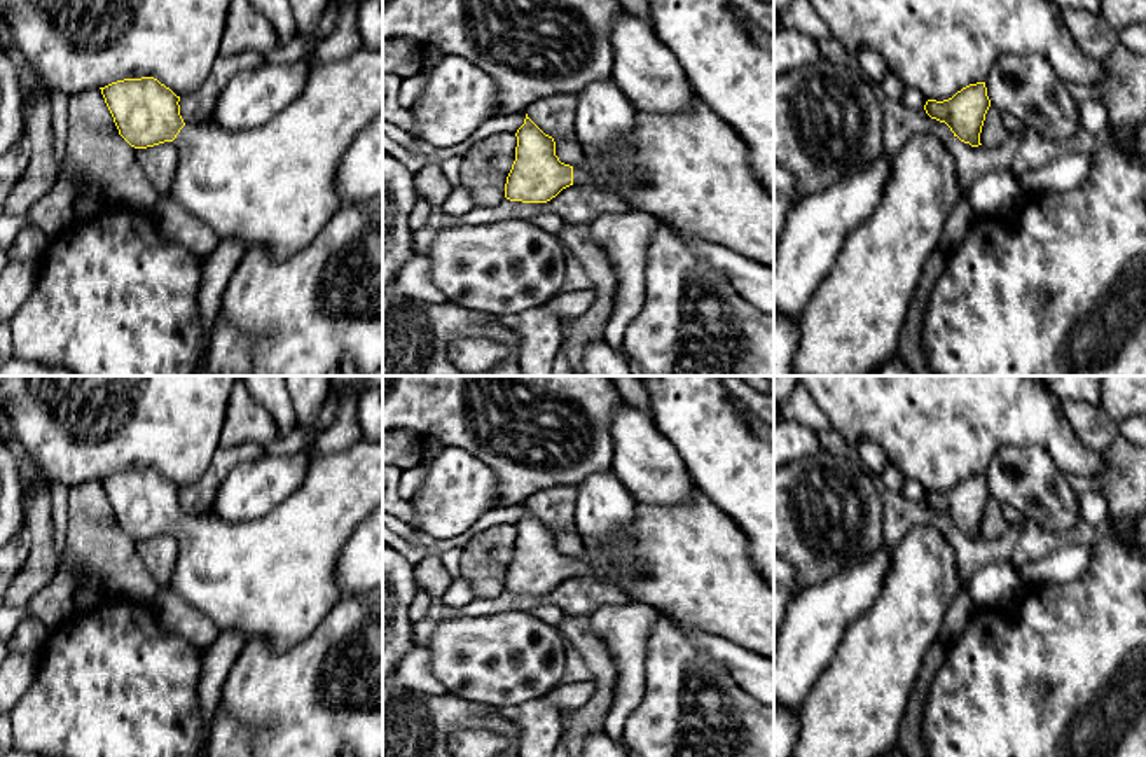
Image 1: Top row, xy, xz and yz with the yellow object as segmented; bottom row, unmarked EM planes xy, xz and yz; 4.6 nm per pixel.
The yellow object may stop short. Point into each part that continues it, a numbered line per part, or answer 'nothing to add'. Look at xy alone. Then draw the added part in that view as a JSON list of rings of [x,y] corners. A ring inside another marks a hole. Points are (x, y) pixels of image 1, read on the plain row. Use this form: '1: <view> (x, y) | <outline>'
1: xy (273, 579) | [[[358,439],[344,451],[313,453],[307,474],[297,491],[271,512],[252,521],[225,521],[206,512],[189,516],[176,526],[178,559],[168,589],[199,610],[220,629],[234,629],[250,640],[262,640],[274,654],[302,642],[342,598],[335,586],[335,566],[356,524],[383,504],[383,441]]]

